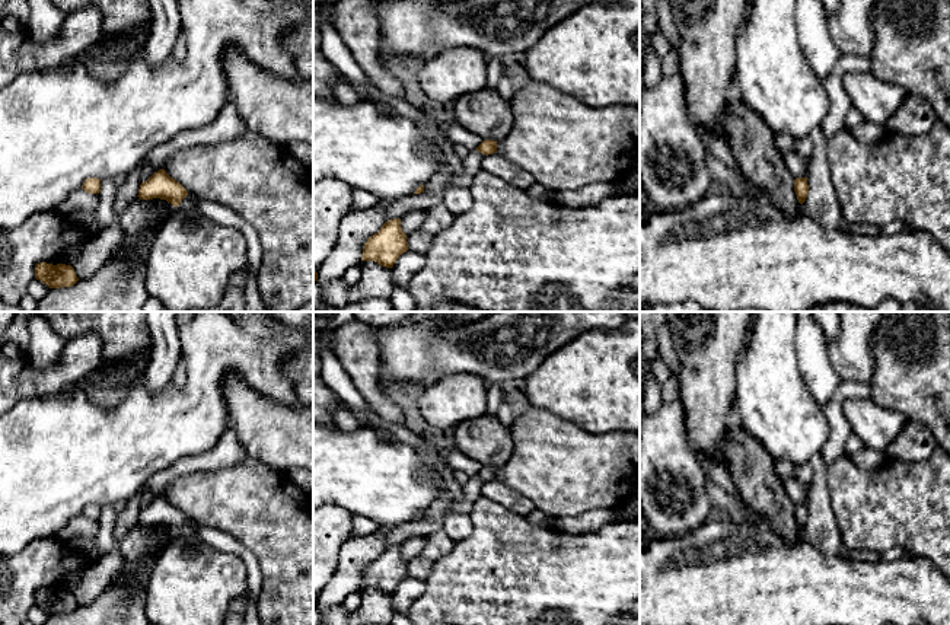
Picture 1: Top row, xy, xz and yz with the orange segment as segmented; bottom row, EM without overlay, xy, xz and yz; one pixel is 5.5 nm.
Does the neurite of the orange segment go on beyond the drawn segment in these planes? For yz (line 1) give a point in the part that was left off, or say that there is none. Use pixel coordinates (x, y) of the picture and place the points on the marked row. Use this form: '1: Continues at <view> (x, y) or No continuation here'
1: No continuation here

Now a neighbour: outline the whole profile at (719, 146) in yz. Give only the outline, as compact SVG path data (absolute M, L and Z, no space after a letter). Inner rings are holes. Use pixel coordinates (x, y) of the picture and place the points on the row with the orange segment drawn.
M694 125L701 141L705 149L710 150L720 162L727 165L731 170L734 170L740 179L740 185L745 191L753 195L758 200L768 200L768 192L759 186L756 186L752 181L749 181L742 172L736 157L731 153L730 144L726 138L715 135L705 125Z

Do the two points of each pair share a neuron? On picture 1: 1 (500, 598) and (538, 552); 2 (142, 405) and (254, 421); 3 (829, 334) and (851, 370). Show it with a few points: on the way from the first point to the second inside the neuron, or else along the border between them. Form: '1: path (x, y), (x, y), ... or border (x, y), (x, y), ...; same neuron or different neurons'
1: path (512, 586), (534, 564); same neuron
2: border (223, 385), (223, 398), (232, 427); different neurons
3: border (841, 327), (841, 334), (825, 344); different neurons

